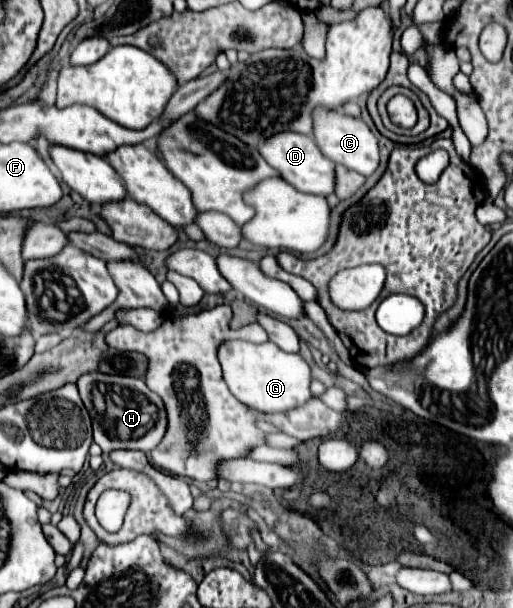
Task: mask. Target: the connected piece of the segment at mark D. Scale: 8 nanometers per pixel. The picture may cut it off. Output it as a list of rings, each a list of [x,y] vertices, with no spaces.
[[[275,133],[269,137],[263,145],[259,145],[261,157],[279,173],[281,179],[285,179],[289,185],[293,185],[297,191],[313,193],[313,195],[329,195],[335,187],[335,163],[323,157],[319,147],[315,145],[313,137],[301,135],[301,133]]]

